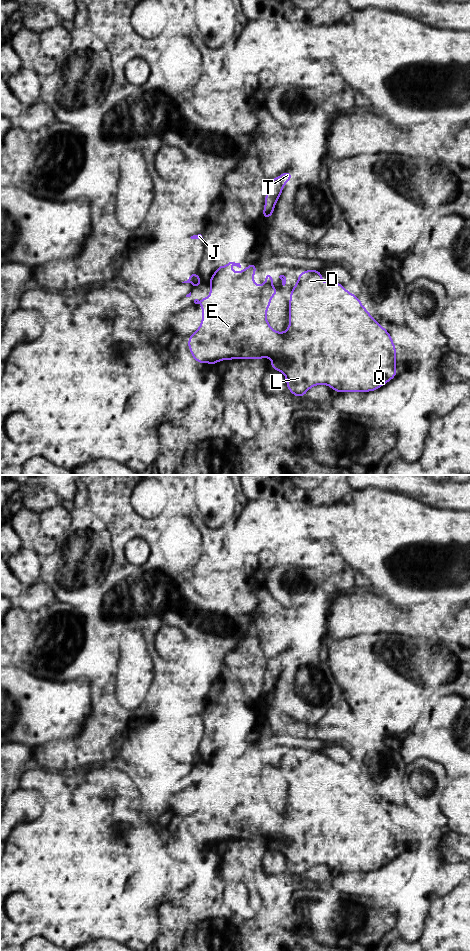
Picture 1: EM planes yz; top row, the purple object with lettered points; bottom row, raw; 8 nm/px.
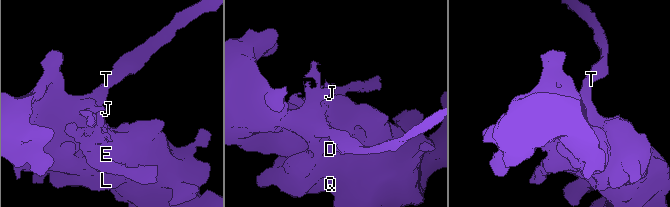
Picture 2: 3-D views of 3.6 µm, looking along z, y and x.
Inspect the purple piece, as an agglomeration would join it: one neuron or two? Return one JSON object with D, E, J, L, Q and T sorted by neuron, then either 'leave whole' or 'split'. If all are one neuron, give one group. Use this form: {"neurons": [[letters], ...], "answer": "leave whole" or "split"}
{"neurons": [["D", "E", "J", "L", "Q", "T"]], "answer": "leave whole"}

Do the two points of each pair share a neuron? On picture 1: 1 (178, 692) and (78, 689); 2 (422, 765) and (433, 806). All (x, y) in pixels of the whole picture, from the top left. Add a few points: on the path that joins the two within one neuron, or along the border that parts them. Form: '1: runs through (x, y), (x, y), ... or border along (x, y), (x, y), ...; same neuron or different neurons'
1: border along (67, 680), (89, 682), (89, 713); different neurons
2: runs through (422, 775), (424, 777), (424, 796); same neuron

